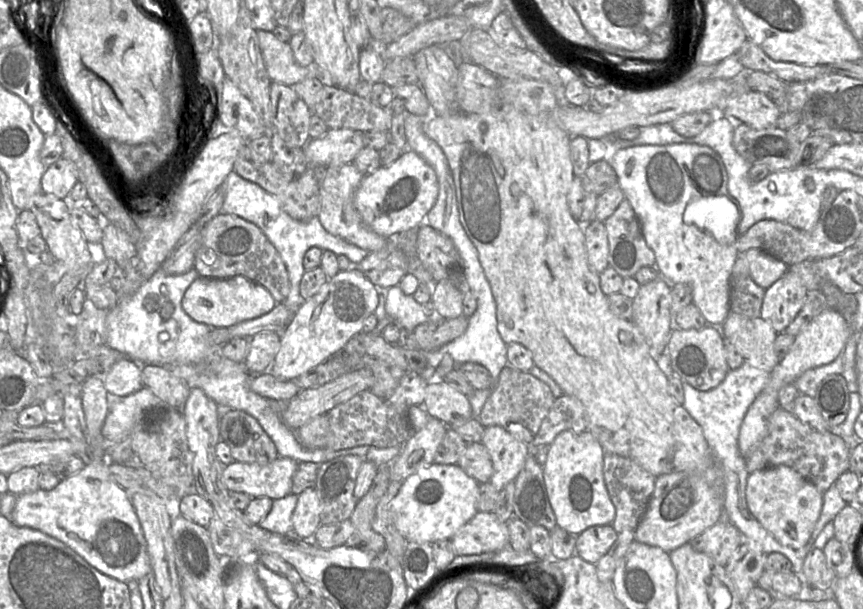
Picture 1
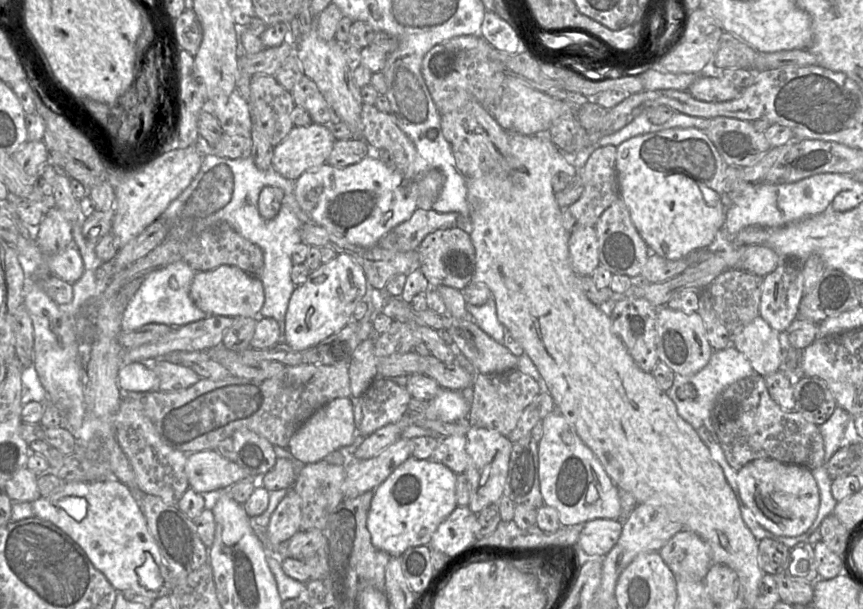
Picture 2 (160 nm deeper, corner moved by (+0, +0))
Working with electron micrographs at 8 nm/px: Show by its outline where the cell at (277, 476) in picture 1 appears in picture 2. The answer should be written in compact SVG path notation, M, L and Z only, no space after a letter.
M216 449L204 450L188 454L185 471L188 477L190 488L201 494L211 491L228 491L230 486L244 478L253 478L245 469L235 461L226 459Z

